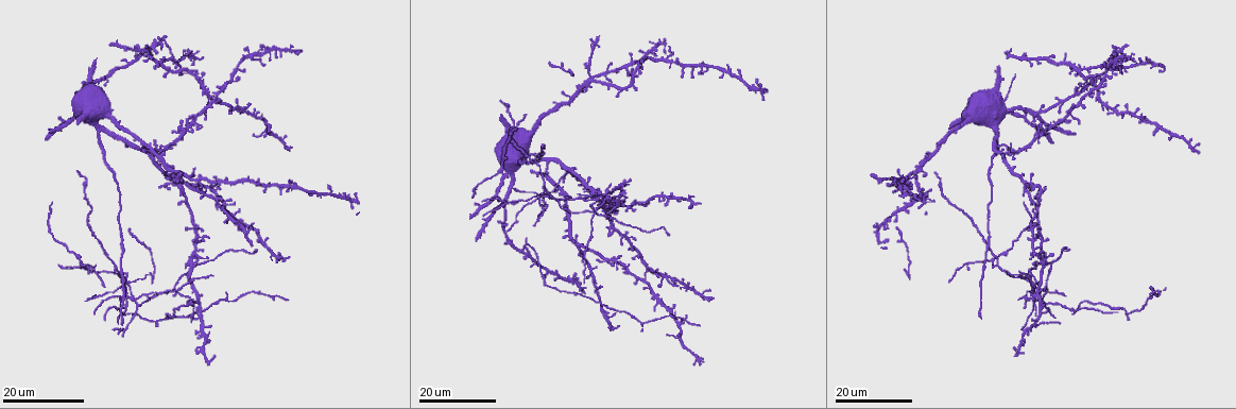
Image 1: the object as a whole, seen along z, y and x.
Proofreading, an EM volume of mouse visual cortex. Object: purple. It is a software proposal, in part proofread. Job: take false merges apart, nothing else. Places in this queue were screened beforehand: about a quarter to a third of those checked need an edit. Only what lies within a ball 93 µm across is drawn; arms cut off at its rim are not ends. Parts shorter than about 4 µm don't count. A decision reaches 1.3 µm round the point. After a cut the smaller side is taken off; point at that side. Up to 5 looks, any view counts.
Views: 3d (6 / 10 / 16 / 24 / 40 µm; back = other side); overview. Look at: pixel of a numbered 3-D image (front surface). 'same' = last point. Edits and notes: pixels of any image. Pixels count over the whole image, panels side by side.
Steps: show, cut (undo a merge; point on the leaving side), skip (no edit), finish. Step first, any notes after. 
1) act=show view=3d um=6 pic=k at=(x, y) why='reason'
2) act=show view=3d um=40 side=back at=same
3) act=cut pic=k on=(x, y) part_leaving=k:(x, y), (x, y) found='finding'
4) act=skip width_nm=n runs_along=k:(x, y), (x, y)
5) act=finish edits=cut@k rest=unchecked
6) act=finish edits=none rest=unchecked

act=show view=3d um=16 pic=1 at=(591, 213) why='three-way junction'

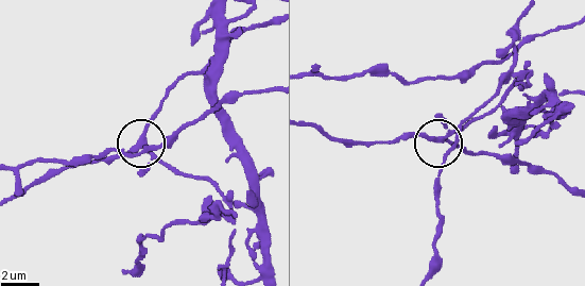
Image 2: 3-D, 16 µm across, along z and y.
act=show view=3d um=10 pic=2 at=(144, 138) why='closer look'

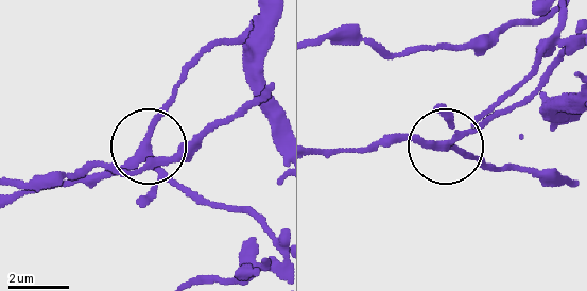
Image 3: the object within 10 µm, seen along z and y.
act=skip side_arm_um=29 runs_along=3:(276, 233), (203, 203), (152, 152), (155, 114), (185, 79) found='all the same neuron'

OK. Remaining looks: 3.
act=show view=3d um=24 pic=1 at=(997, 263) why='two arms in line, one across'

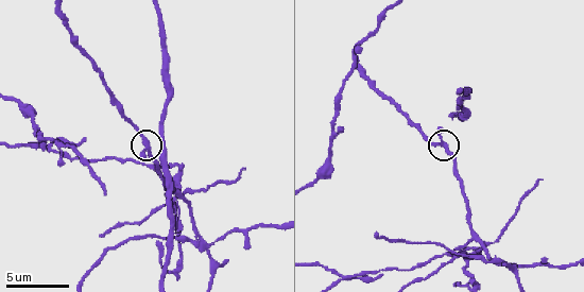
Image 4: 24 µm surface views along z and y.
act=show view=3d um=10 pic=4 at=(444, 146) why='closer look'

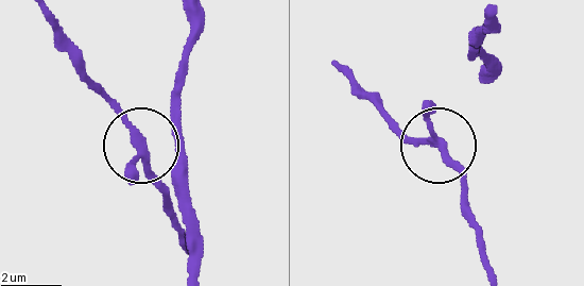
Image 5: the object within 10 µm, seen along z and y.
act=skip runs_along=5:(492, 270), (456, 164), (441, 148), (397, 135) found='all the same neuron'

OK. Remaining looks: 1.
act=finish edits=none rest=unchecked

